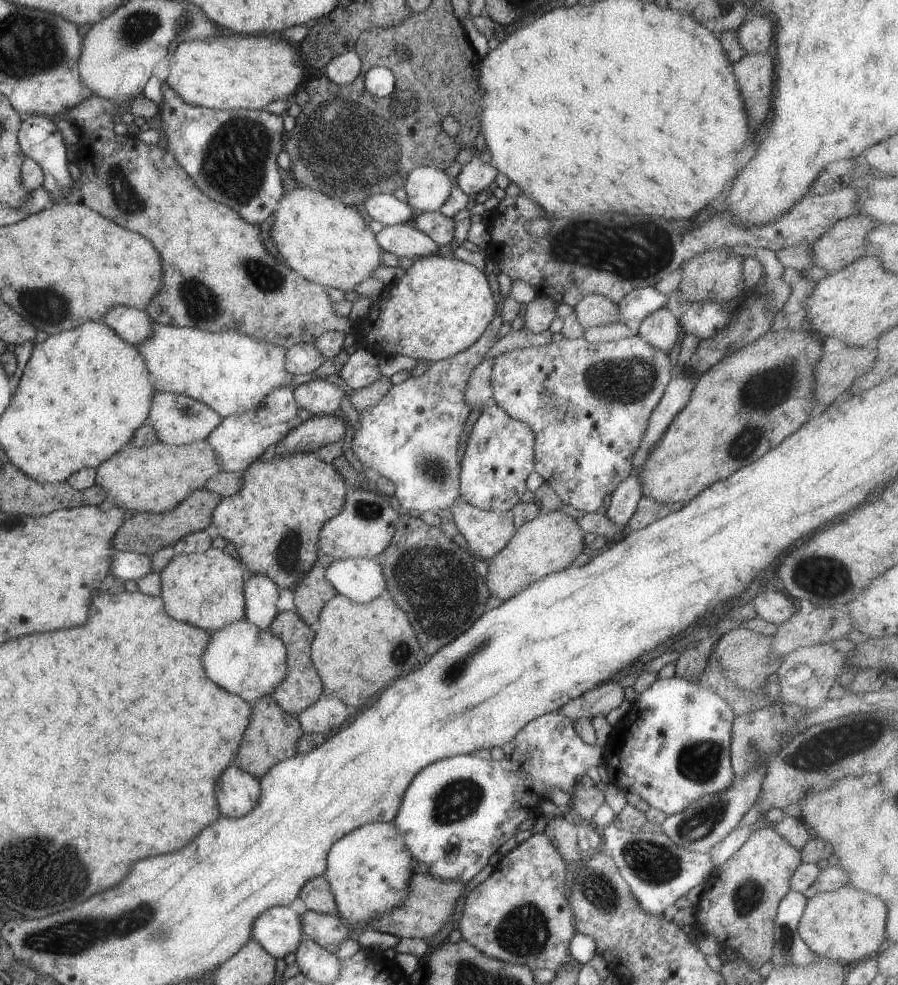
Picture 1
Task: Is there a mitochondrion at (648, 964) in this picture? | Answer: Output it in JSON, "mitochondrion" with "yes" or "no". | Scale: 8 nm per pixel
{"mitochondrion":"no"}

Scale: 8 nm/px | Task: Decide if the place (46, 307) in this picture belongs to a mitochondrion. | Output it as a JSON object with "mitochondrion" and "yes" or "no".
{"mitochondrion":"yes"}

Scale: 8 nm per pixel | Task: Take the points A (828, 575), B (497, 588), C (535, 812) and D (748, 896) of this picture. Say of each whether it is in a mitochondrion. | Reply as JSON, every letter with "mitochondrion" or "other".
{"A":"mitochondrion","B":"other","C":"other","D":"mitochondrion"}

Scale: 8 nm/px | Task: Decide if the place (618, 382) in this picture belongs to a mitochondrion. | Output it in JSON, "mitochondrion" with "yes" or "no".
{"mitochondrion":"yes"}

